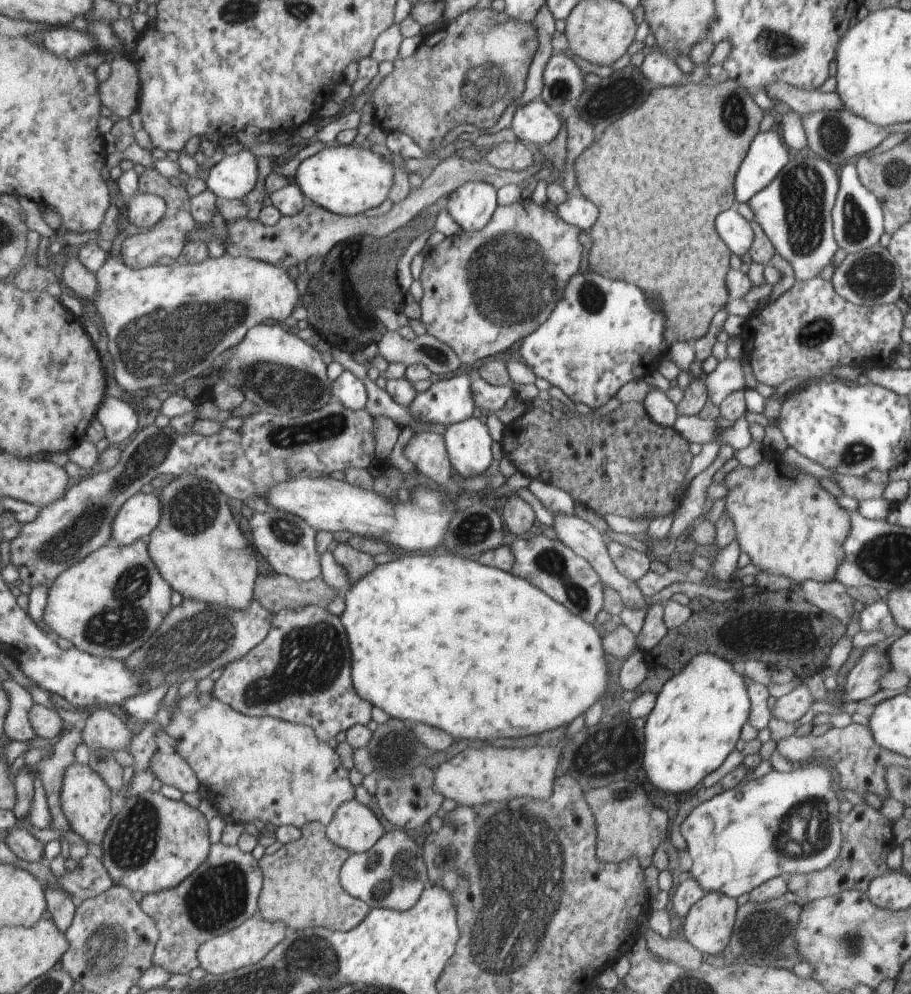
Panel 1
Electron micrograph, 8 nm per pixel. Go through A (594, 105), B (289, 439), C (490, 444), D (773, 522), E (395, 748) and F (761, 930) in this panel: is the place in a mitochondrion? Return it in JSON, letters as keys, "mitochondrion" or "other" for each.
{"A":"mitochondrion","B":"mitochondrion","C":"other","D":"mitochondrion","E":"mitochondrion","F":"mitochondrion"}

